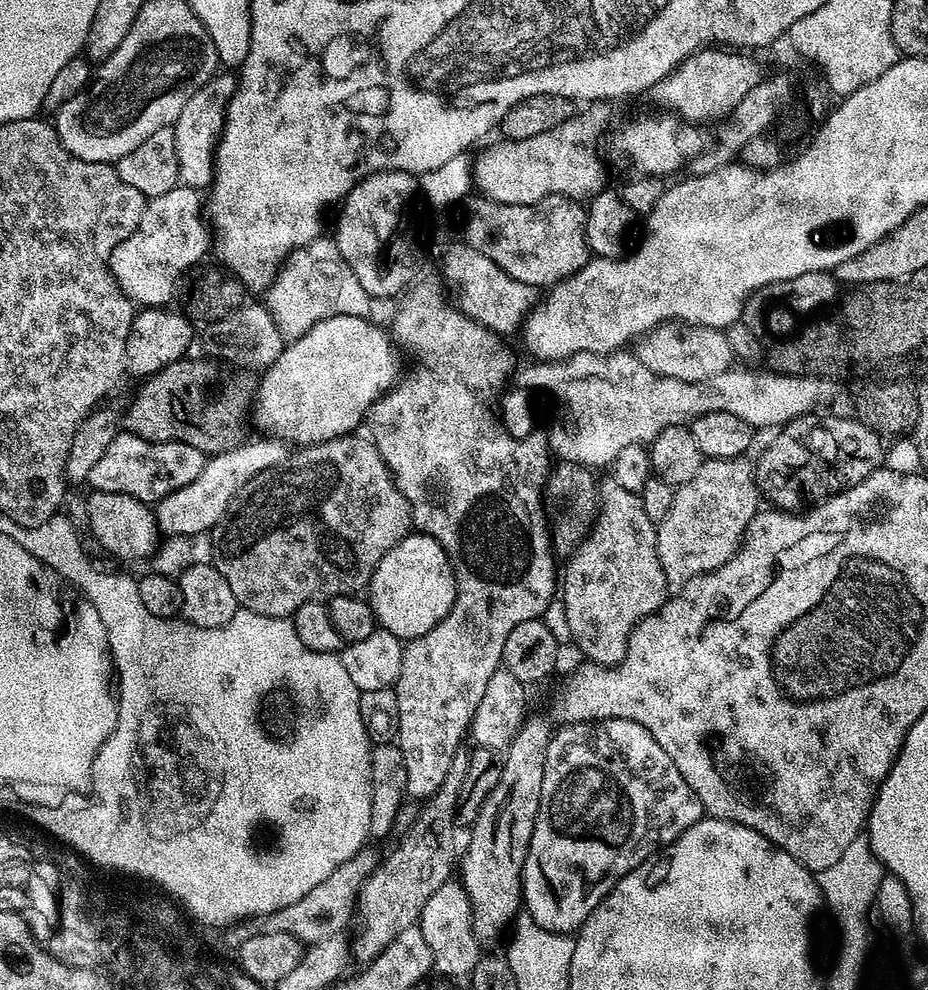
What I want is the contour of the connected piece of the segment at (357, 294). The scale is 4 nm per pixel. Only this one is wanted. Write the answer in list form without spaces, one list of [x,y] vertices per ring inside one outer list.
[[[317,238],[308,245],[292,253],[286,261],[288,268],[281,267],[272,289],[268,292],[266,307],[275,314],[276,325],[285,341],[297,340],[312,329],[326,316],[367,317],[370,297],[358,282],[354,270],[342,258],[335,239]]]

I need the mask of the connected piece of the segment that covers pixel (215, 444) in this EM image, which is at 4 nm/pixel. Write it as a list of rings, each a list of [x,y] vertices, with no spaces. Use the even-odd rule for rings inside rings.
[[[188,358],[176,360],[173,364],[166,365],[164,369],[155,375],[147,377],[140,388],[140,393],[132,400],[132,405],[122,416],[122,424],[131,435],[149,440],[155,444],[166,442],[178,442],[186,446],[194,446],[198,451],[205,454],[217,452],[229,452],[241,447],[245,439],[246,425],[240,421],[240,370],[230,372],[216,372],[212,368],[203,368],[202,365],[192,364]]]

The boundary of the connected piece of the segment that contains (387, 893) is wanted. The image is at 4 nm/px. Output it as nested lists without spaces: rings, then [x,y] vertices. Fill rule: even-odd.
[[[464,748],[456,751],[439,790],[427,799],[424,810],[397,848],[377,865],[357,892],[354,914],[360,930],[350,946],[357,965],[371,964],[403,930],[415,927],[430,896],[451,879],[458,860],[455,827],[458,792],[468,765],[469,751]]]

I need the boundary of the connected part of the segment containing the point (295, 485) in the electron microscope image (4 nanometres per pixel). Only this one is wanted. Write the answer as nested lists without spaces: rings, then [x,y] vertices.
[[[349,434],[339,436],[333,440],[323,440],[320,444],[310,444],[301,447],[297,452],[300,453],[297,454],[296,461],[294,461],[294,456],[294,459],[287,466],[273,471],[263,481],[265,484],[261,488],[253,487],[251,489],[251,492],[253,491],[252,497],[240,509],[238,509],[239,507],[235,509],[235,512],[237,511],[236,516],[234,512],[234,514],[227,517],[226,522],[219,525],[212,541],[213,554],[211,563],[215,564],[218,571],[222,574],[222,578],[226,578],[226,582],[230,582],[230,590],[234,590],[234,598],[237,605],[241,609],[254,614],[291,618],[298,610],[298,606],[302,606],[306,602],[314,602],[315,600],[327,602],[334,599],[335,596],[354,596],[363,593],[367,589],[368,583],[372,580],[372,575],[378,566],[378,562],[382,562],[384,555],[398,541],[404,539],[405,536],[413,531],[410,502],[406,502],[402,490],[398,490],[396,480],[392,477],[392,471],[384,465],[384,459],[378,454],[378,450],[371,439],[364,437],[363,440],[360,434]]]

